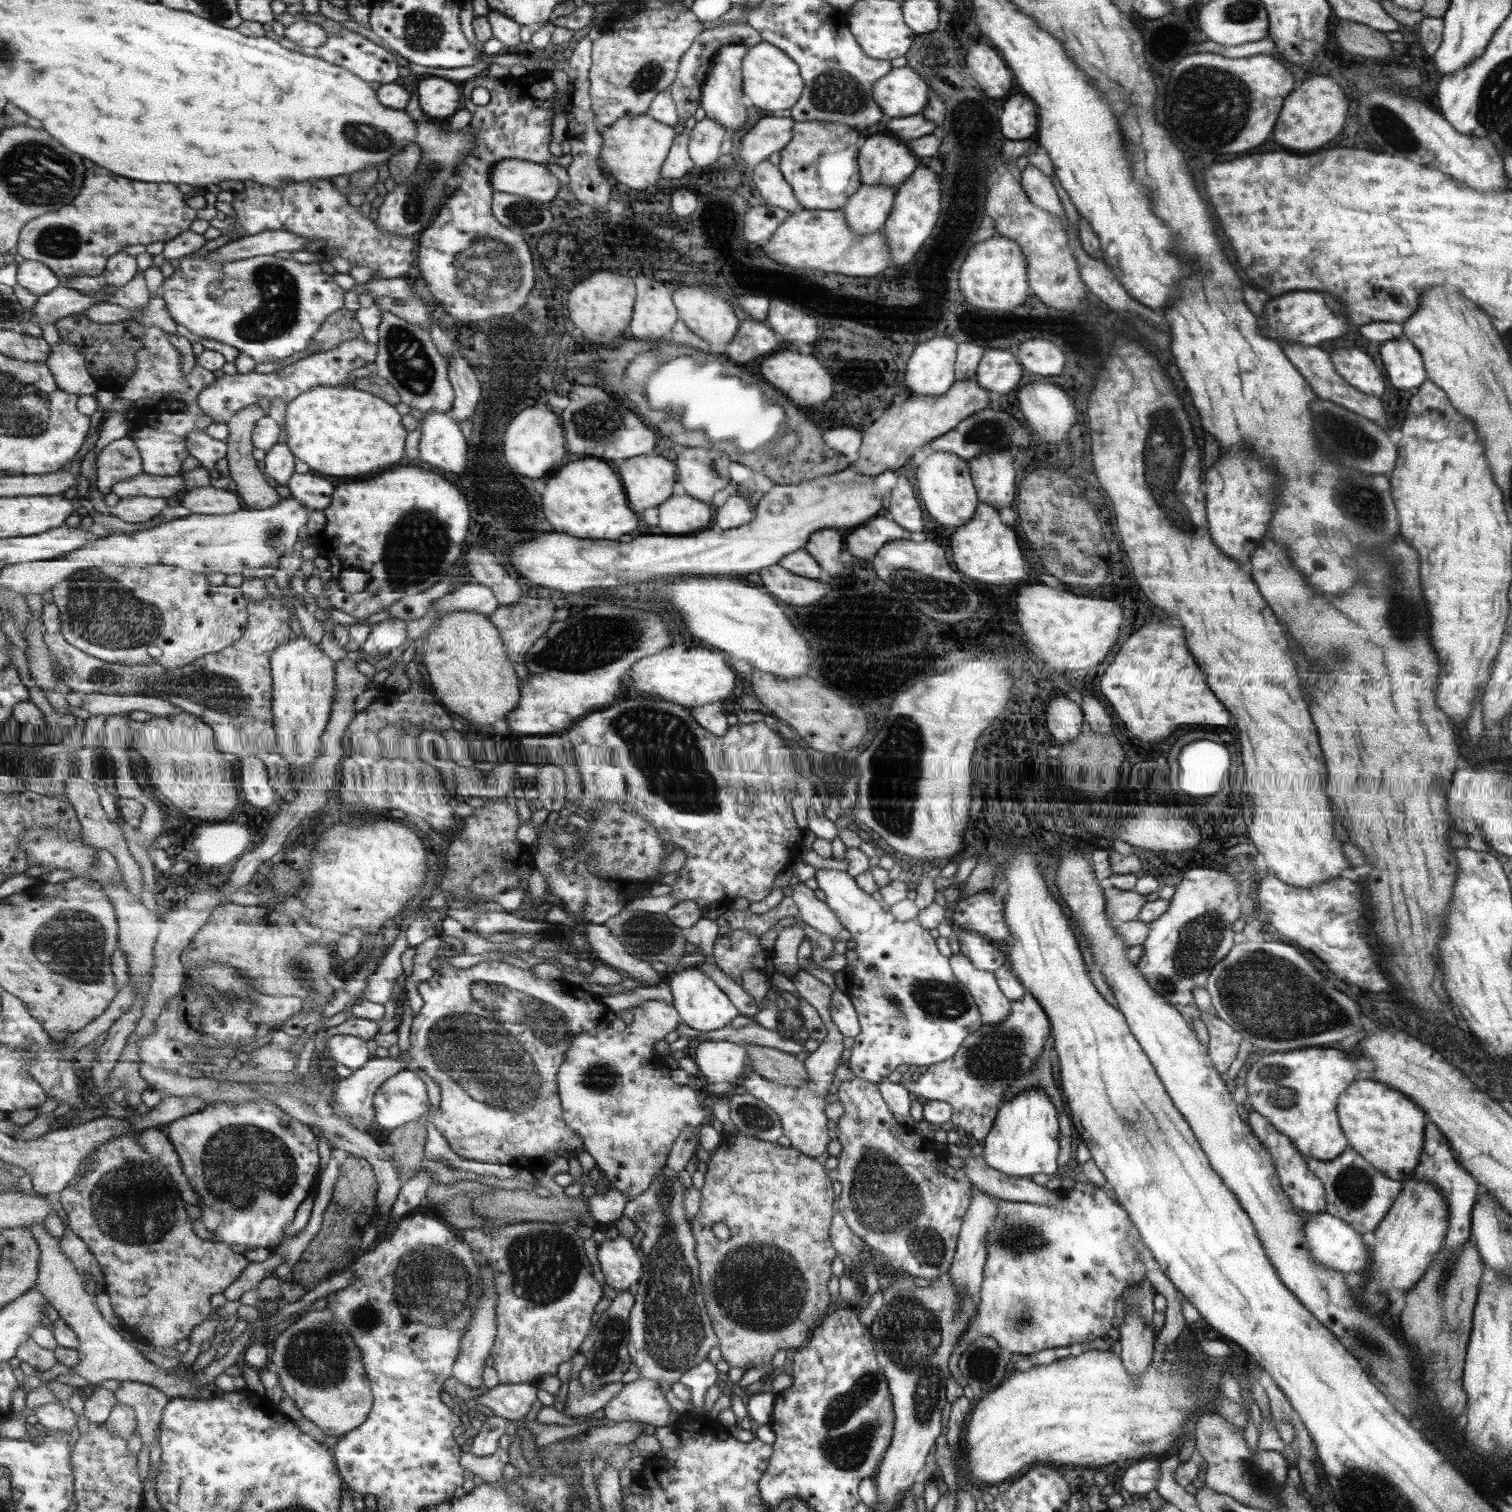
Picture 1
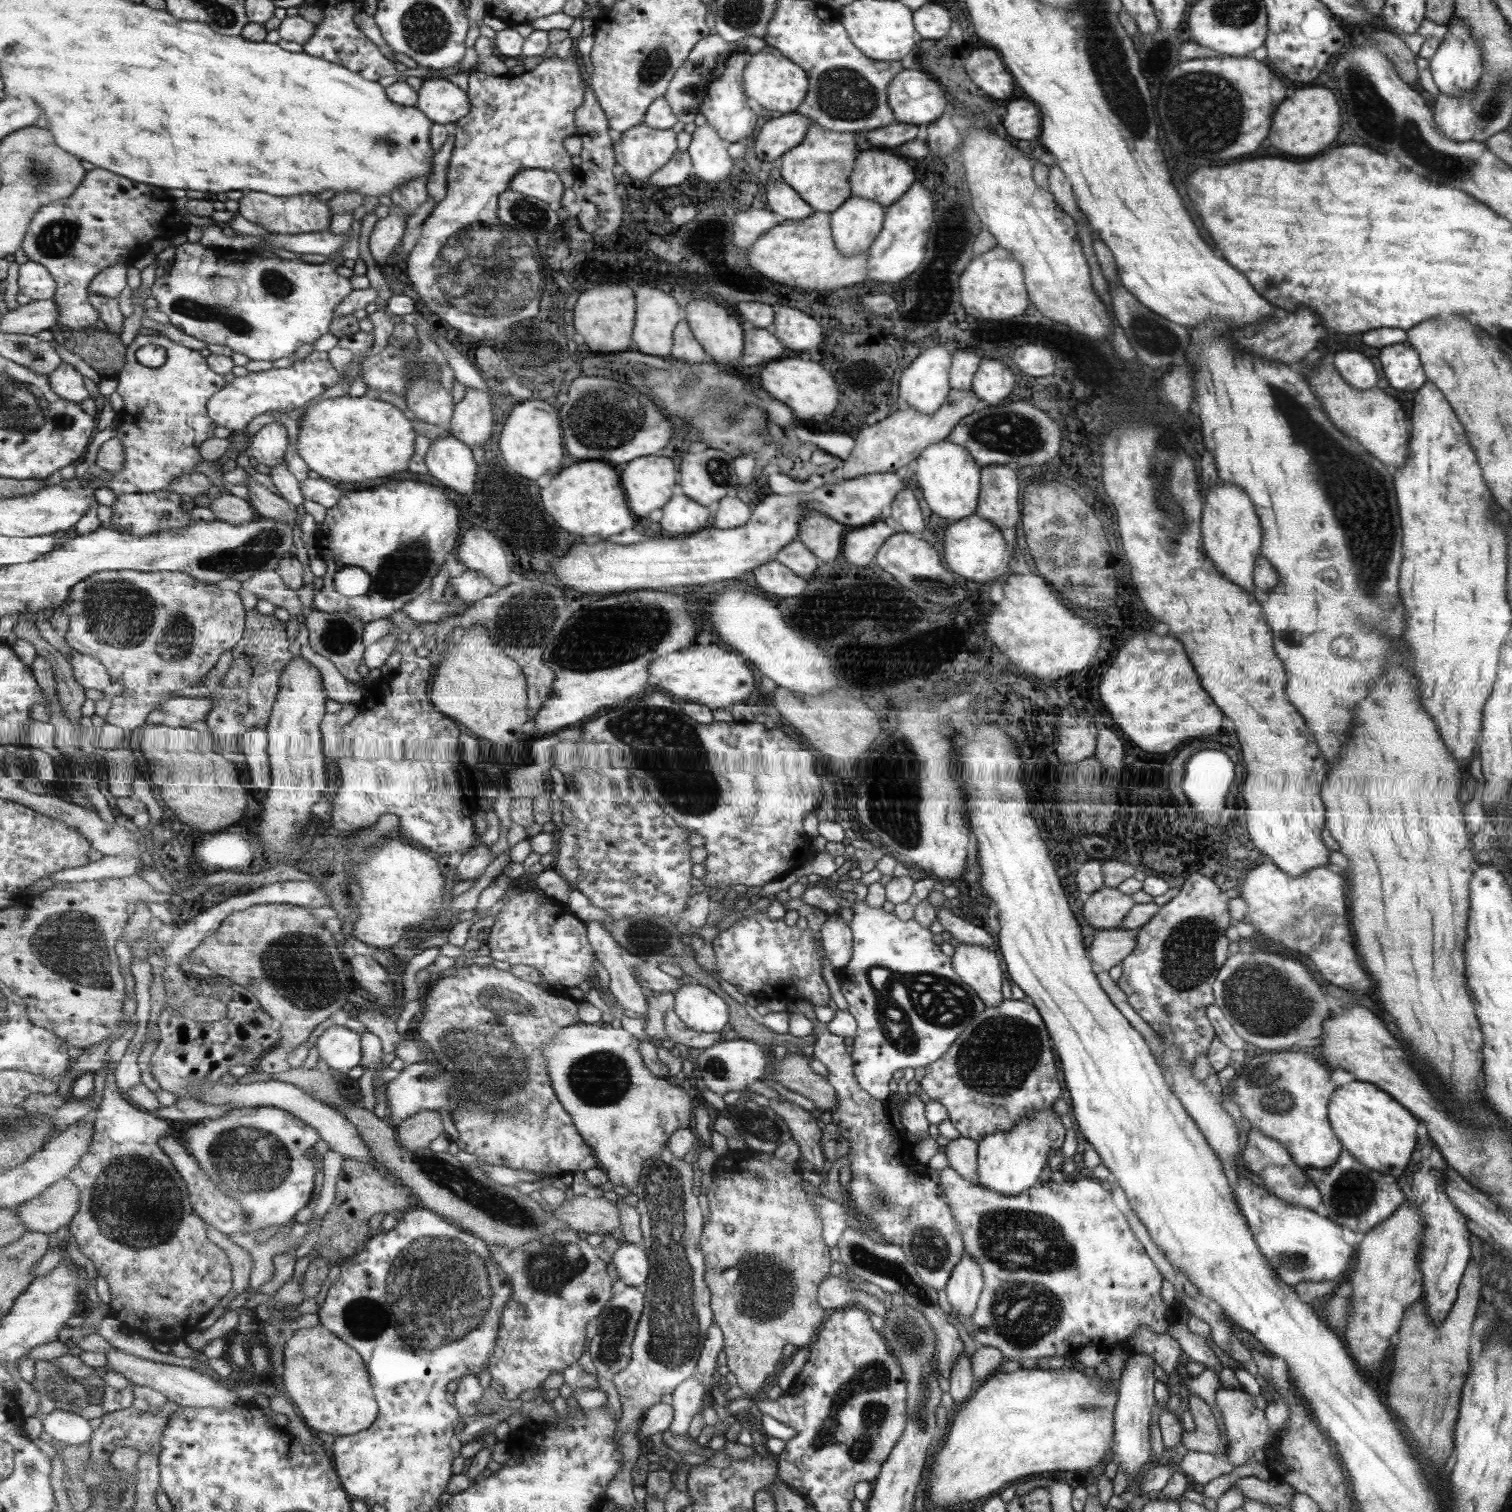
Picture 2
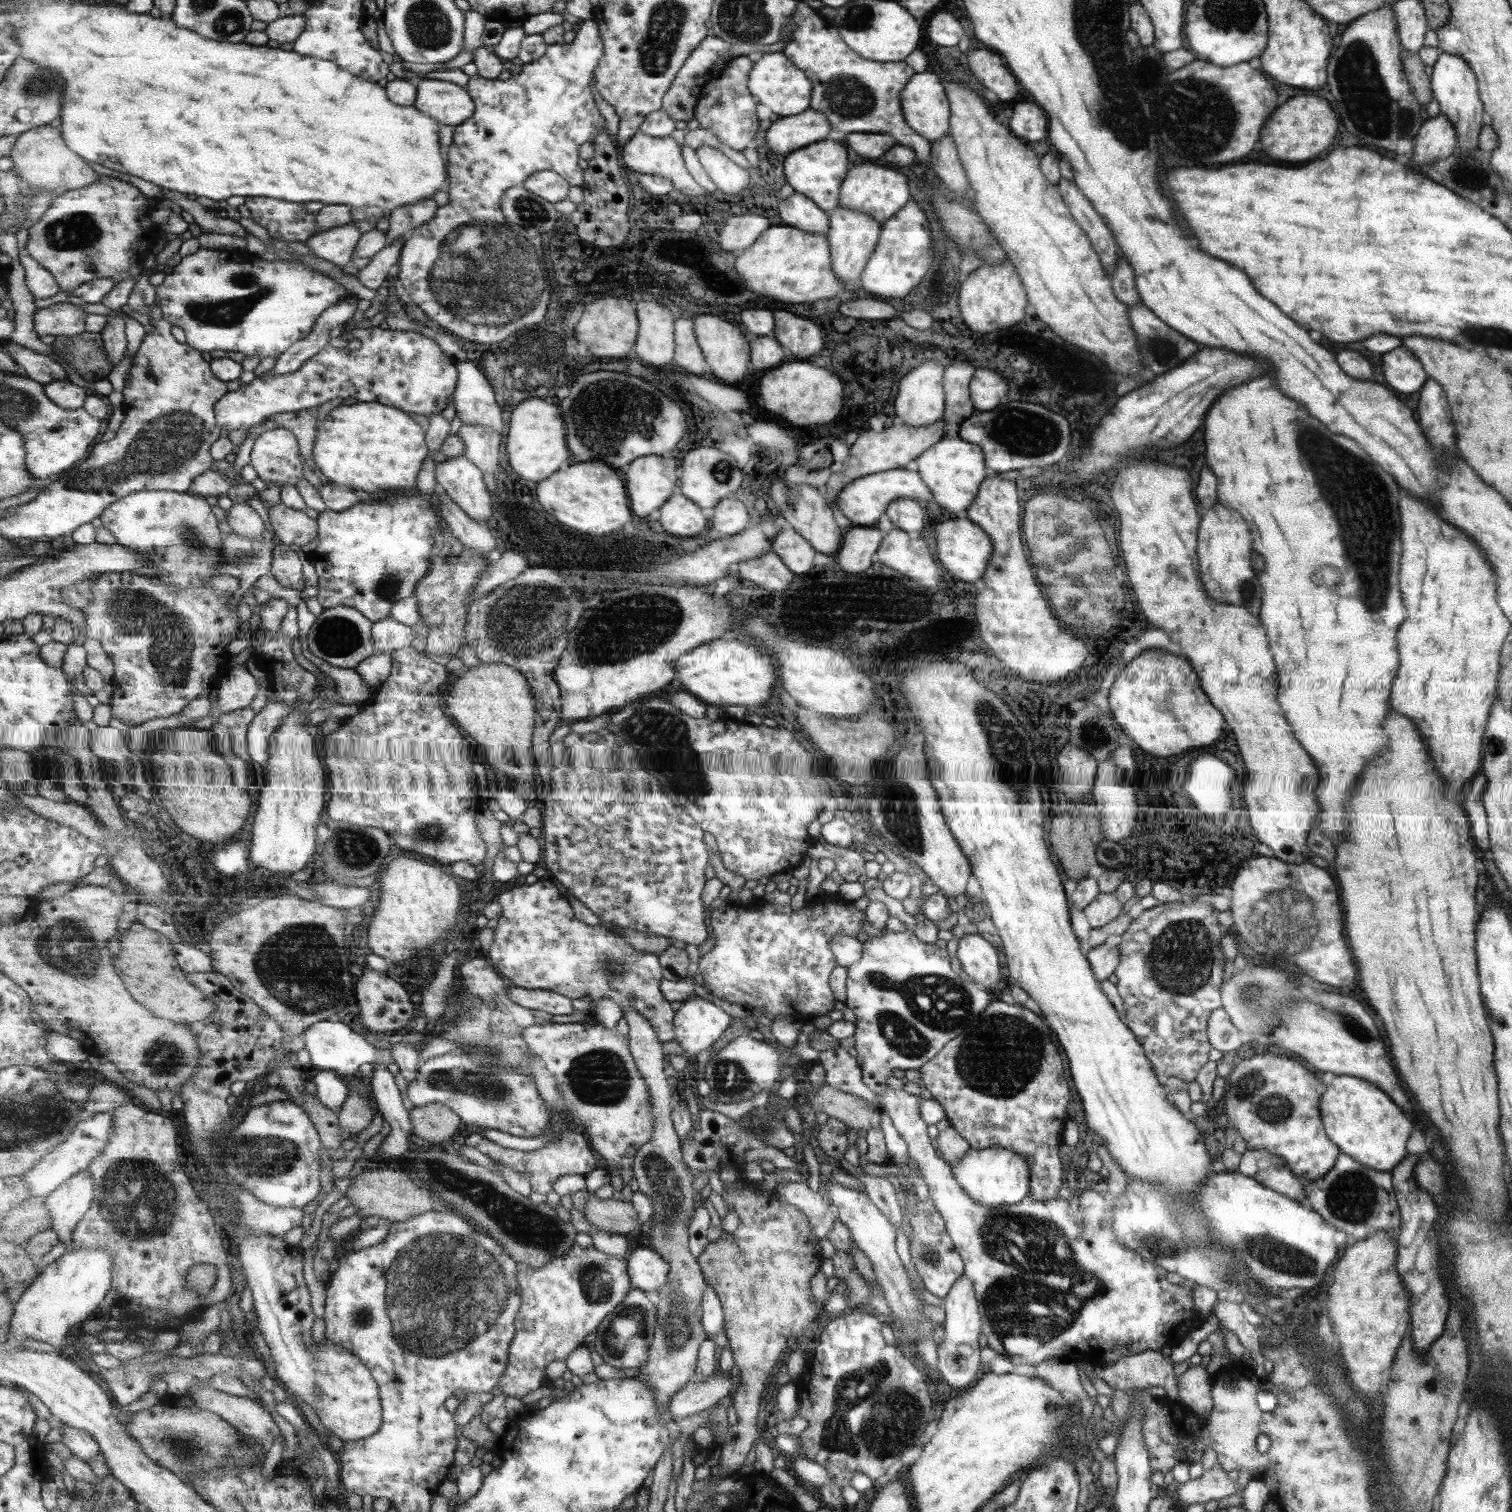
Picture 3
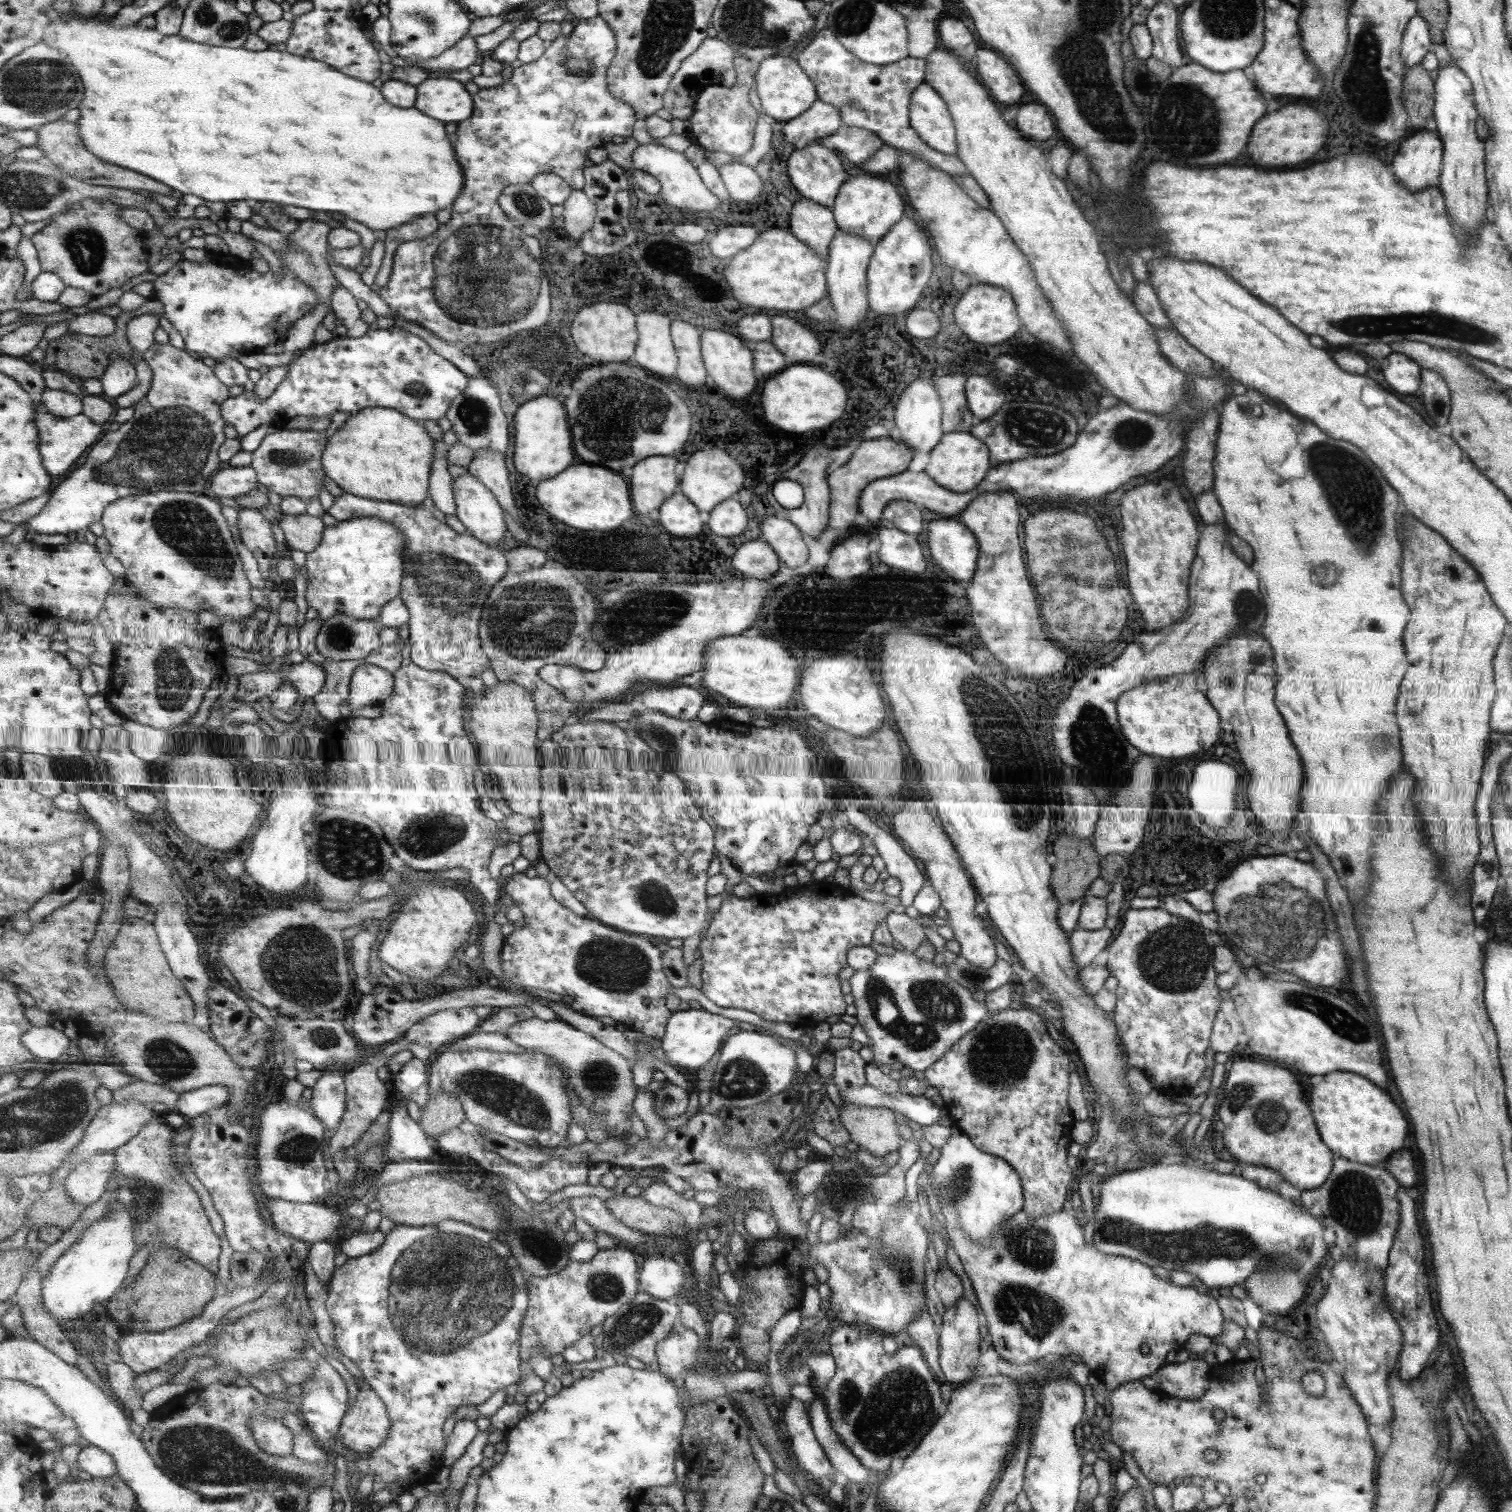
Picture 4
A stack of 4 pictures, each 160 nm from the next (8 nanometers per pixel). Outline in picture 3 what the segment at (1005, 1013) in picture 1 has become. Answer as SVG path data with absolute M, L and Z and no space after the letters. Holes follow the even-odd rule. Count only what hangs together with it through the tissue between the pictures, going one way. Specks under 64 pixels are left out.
M977 933L963 935L958 940L956 956L961 970L974 980L974 984L989 992L995 988L999 966L997 952L991 944L987 944Z

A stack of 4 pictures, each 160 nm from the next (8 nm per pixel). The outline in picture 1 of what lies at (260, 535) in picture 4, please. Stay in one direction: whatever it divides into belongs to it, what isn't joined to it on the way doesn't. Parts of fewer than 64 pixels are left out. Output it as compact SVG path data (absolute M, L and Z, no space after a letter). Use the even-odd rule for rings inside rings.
M212 486L188 490L182 496L180 504L193 514L207 515L231 514L245 508L242 498L236 492Z

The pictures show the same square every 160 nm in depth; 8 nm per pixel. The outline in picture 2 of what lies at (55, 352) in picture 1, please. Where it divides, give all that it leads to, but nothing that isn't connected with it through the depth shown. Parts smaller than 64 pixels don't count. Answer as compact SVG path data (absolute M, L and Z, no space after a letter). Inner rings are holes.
M61 363L61 366L50 374L50 383L55 394L69 402L81 404L90 398L89 390L85 386L85 376L71 364Z

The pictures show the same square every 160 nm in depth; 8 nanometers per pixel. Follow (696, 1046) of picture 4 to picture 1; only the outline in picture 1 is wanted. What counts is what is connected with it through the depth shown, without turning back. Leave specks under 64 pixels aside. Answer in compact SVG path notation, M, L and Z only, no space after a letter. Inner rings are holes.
M697 965L680 968L677 973L667 976L674 994L674 1006L679 1011L681 1024L697 1030L710 1032L725 1027L737 1016L737 1009L731 1006L727 994L723 992Z

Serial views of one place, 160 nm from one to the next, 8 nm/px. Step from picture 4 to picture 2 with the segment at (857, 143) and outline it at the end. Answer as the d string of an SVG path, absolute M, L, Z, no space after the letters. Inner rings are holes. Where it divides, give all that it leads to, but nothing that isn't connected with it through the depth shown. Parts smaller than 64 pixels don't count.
M893 122L887 126L868 130L866 140L873 149L893 149L915 139L917 132L919 132L917 125Z

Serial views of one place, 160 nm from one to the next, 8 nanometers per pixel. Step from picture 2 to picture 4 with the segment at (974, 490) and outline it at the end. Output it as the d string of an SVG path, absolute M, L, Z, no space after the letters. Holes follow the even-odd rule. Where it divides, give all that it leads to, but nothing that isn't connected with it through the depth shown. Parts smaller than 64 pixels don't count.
M947 432L929 452L923 471L939 486L955 494L965 494L980 484L990 468L989 450L985 443L968 432Z

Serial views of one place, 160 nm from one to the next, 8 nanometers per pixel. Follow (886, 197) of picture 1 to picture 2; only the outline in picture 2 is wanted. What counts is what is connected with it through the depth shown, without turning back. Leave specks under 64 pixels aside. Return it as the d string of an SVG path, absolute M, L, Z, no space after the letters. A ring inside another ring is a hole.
M850 196L830 213L831 235L839 254L855 256L870 249L885 221L885 208L873 199Z

